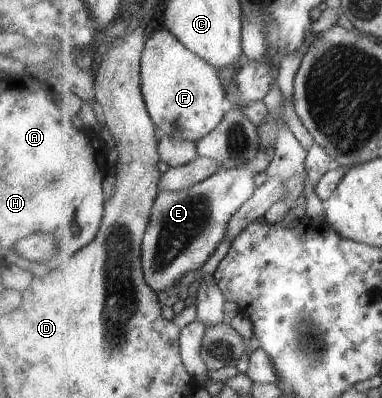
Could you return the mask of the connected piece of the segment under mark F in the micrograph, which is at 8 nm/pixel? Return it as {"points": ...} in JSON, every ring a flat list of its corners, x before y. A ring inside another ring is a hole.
{"points":[[168,28,152,34,145,45,141,58,141,91,158,132,197,143,233,108,217,68,182,44]]}

